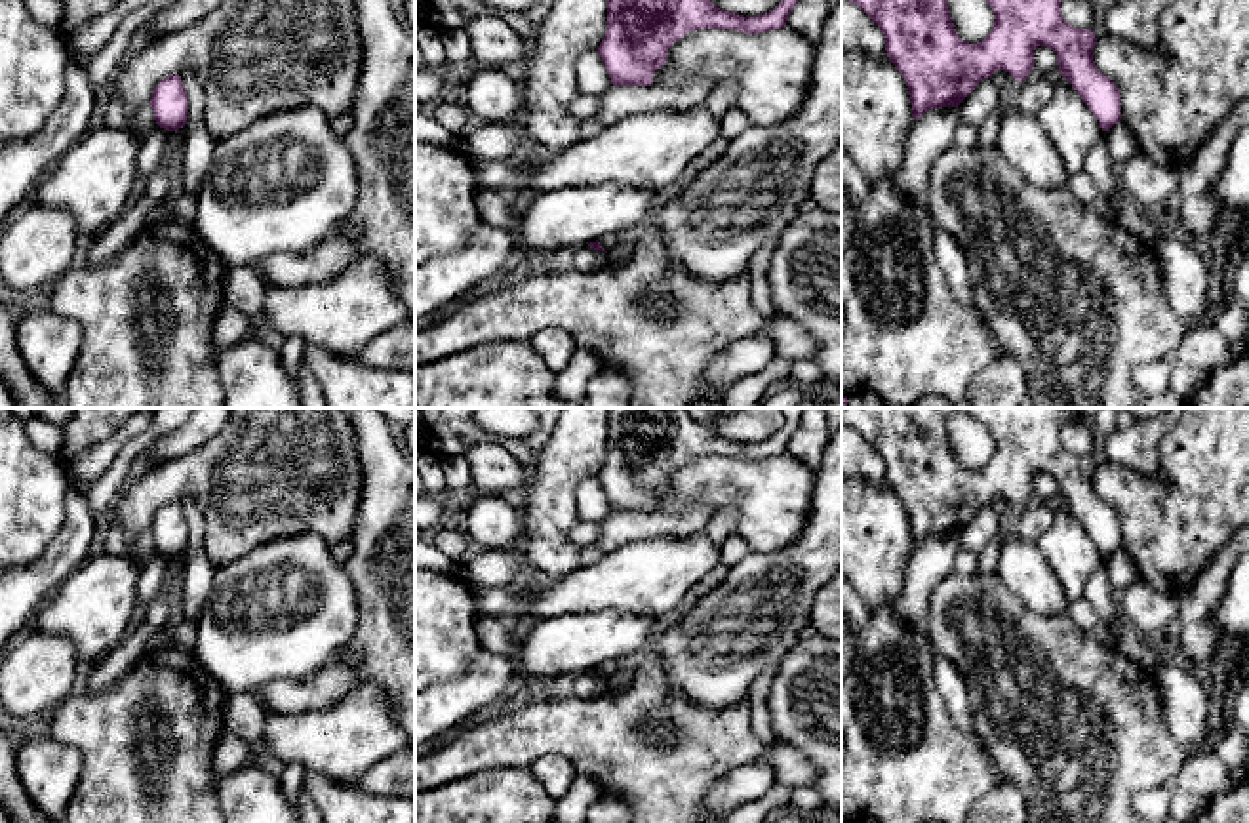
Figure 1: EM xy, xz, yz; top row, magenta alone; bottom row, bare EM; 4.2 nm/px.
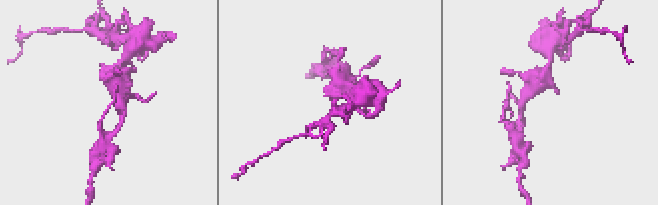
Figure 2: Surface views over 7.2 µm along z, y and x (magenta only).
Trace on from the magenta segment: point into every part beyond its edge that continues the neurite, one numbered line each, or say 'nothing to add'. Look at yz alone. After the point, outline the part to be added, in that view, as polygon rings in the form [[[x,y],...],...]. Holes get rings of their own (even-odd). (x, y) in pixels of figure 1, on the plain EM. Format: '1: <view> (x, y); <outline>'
nothing to add

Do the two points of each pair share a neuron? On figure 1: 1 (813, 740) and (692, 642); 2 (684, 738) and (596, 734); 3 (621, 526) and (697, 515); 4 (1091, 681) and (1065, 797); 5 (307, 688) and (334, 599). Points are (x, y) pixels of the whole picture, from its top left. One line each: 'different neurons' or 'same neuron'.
1: different neurons
2: same neuron
3: same neuron
4: same neuron
5: different neurons

